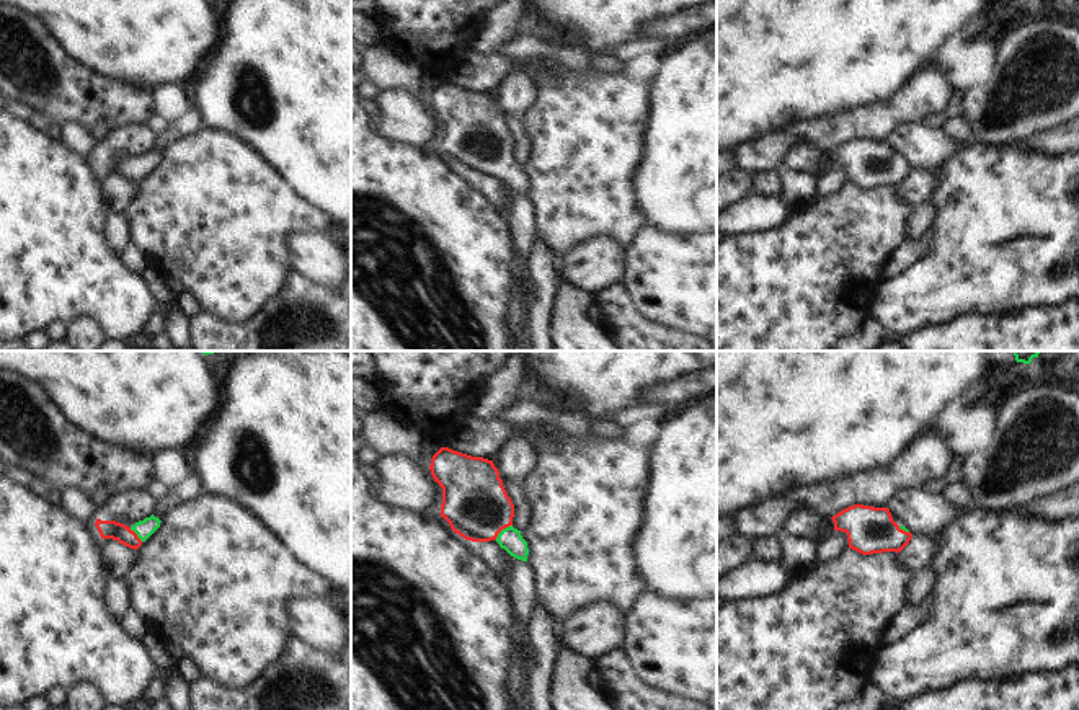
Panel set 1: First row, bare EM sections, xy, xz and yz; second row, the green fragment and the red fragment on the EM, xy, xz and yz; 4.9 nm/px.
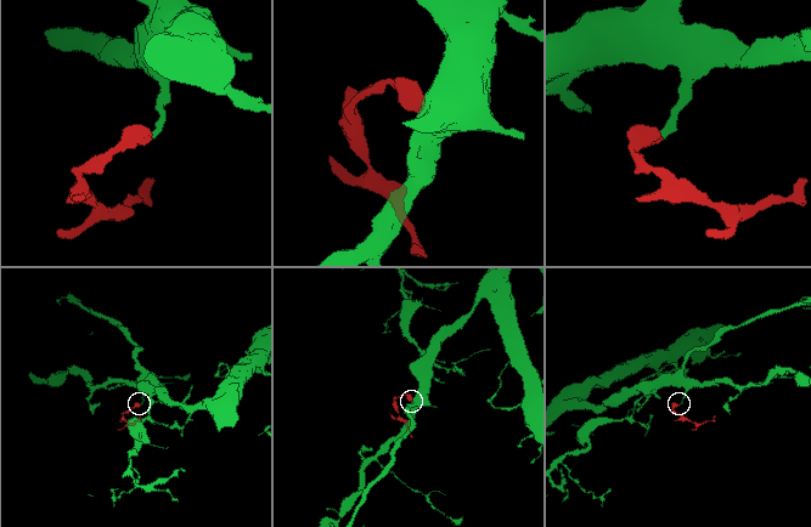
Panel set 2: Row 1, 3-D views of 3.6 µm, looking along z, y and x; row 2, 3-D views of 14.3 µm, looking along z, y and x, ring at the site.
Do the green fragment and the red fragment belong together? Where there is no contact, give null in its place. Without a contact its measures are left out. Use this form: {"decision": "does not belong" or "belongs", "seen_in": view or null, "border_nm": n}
{"decision": "belongs", "seen_in": "xz", "border_nm": 120}

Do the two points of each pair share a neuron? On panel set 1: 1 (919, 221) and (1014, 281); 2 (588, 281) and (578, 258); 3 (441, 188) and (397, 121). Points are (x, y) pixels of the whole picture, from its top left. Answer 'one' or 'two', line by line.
1: two
2: one
3: two

